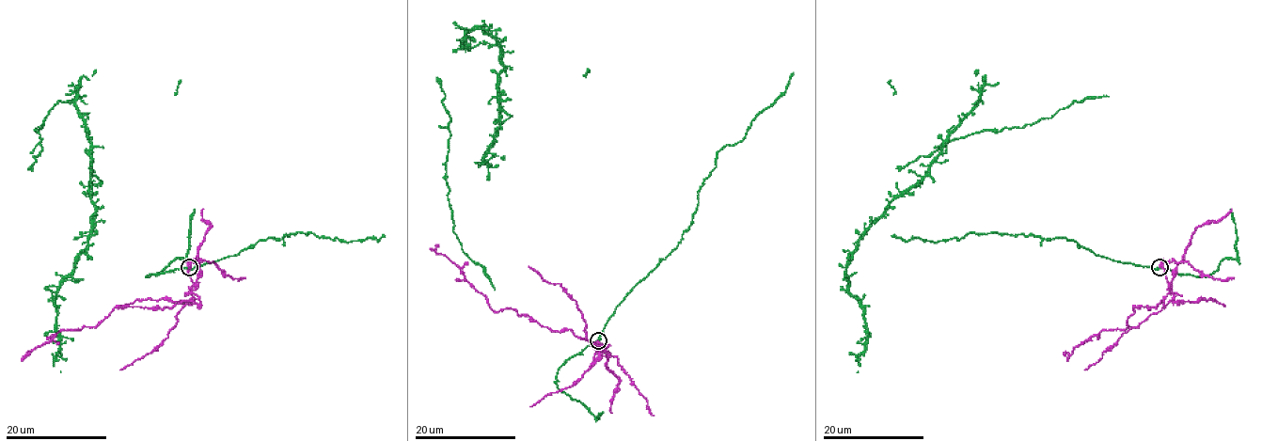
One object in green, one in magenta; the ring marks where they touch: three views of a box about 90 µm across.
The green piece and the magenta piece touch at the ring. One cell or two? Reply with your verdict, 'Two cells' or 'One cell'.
Two cells

